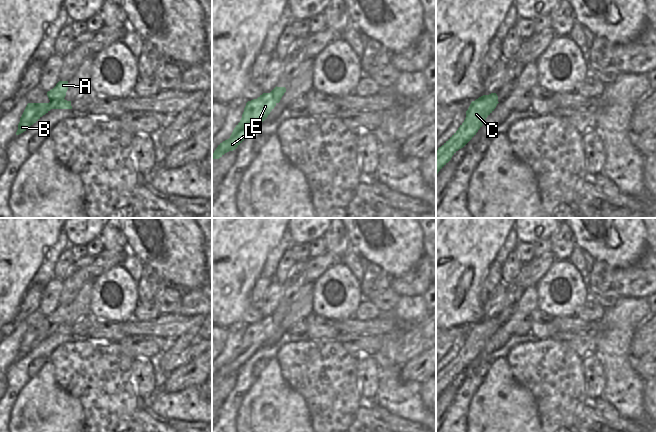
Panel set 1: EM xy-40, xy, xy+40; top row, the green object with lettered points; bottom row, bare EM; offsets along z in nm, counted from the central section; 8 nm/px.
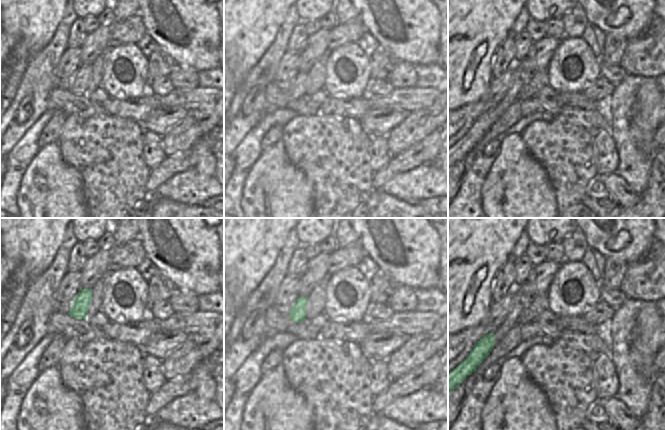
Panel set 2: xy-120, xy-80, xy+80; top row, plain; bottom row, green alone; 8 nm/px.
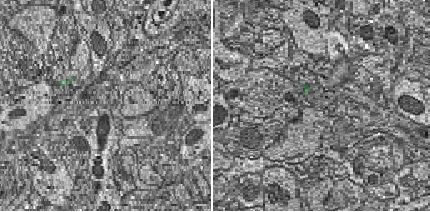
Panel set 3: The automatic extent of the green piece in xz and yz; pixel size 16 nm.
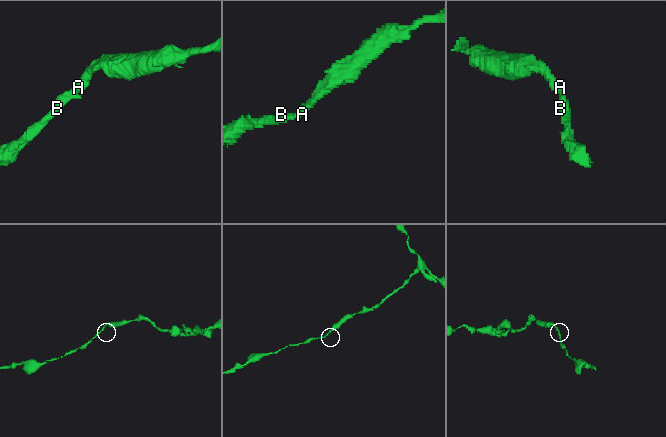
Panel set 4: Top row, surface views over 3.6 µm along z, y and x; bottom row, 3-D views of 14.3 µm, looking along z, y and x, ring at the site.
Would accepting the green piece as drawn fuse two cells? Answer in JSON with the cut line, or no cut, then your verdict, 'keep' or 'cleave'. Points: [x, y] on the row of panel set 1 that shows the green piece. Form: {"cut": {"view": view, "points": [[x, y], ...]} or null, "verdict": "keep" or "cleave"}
{"cut": null, "verdict": "keep"}

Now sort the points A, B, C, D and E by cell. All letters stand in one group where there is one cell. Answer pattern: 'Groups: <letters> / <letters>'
Groups: A B C D E

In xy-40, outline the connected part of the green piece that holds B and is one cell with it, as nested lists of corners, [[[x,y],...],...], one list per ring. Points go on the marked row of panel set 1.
[[[59,81],[56,86],[47,92],[49,103],[28,103],[18,124],[16,135],[26,131],[51,109],[72,109],[71,101],[65,100],[68,90],[68,81]]]

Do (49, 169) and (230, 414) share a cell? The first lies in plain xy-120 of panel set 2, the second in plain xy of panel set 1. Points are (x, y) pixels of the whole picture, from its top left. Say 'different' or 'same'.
different

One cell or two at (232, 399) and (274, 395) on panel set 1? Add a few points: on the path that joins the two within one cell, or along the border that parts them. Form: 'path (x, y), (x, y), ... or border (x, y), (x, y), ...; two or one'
border (255, 378), (240, 404), (236, 421); two

